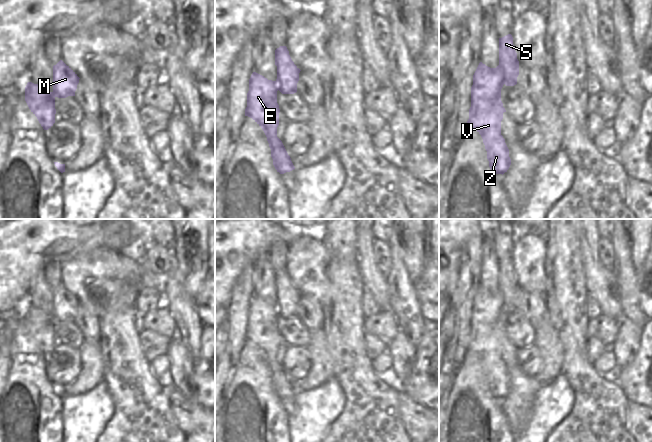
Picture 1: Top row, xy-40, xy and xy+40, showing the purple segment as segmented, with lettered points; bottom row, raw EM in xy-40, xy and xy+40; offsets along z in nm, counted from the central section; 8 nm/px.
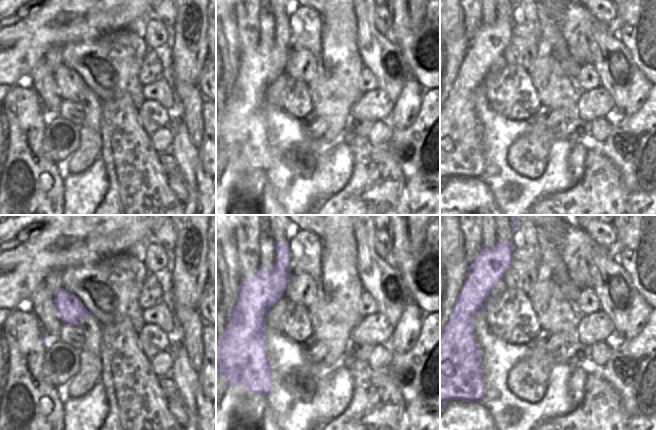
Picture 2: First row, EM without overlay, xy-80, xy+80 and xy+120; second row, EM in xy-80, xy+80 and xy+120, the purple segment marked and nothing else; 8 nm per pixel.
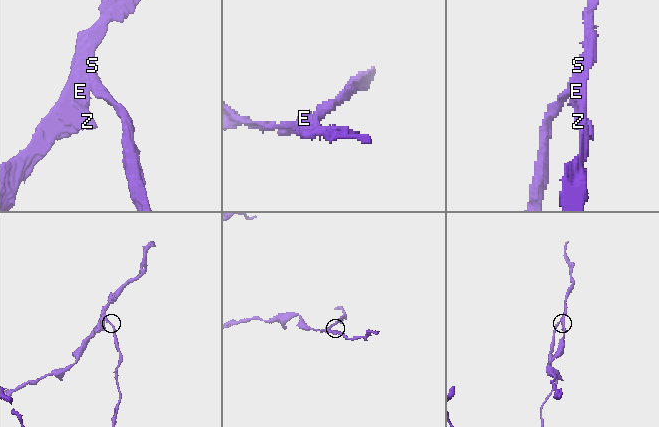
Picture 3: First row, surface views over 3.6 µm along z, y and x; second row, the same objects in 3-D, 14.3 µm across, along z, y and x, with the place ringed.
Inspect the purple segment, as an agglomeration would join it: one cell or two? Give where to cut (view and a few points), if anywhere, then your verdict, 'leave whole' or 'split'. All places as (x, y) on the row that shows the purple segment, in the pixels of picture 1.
cut in xy+40 along (512, 59), (509, 63), (503, 65), (504, 83); split

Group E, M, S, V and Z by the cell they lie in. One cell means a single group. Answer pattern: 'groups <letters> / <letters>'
groups E S V Z / M

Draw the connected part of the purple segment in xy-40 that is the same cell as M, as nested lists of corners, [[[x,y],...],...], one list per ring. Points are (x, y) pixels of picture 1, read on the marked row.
[[[64,62],[53,66],[53,93],[58,98],[75,96],[79,83],[77,74]]]

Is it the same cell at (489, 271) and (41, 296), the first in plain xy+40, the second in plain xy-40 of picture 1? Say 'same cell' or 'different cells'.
same cell

